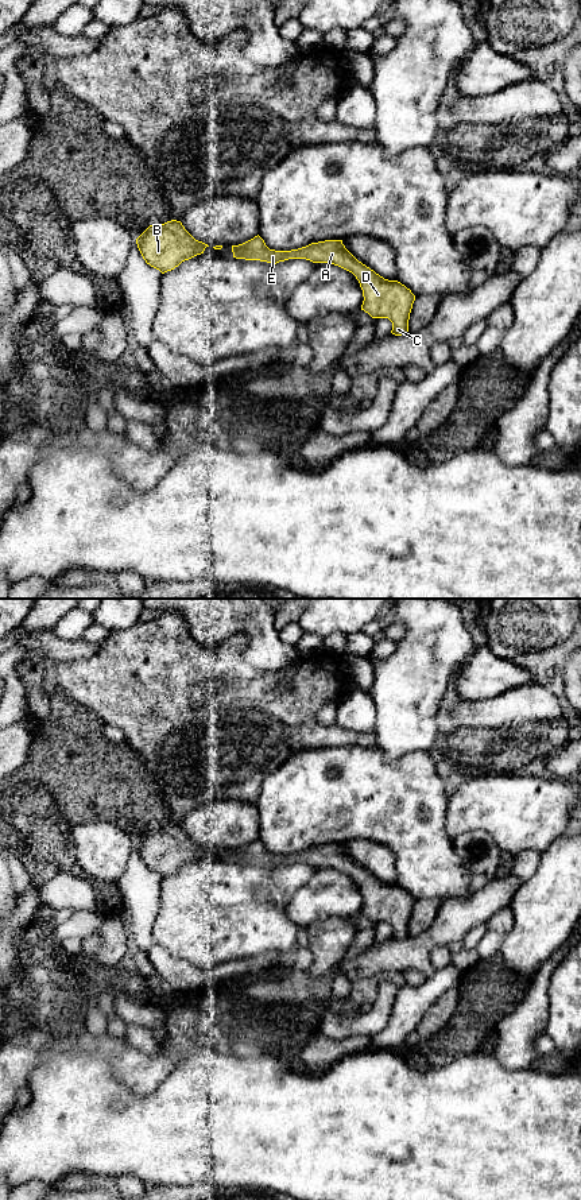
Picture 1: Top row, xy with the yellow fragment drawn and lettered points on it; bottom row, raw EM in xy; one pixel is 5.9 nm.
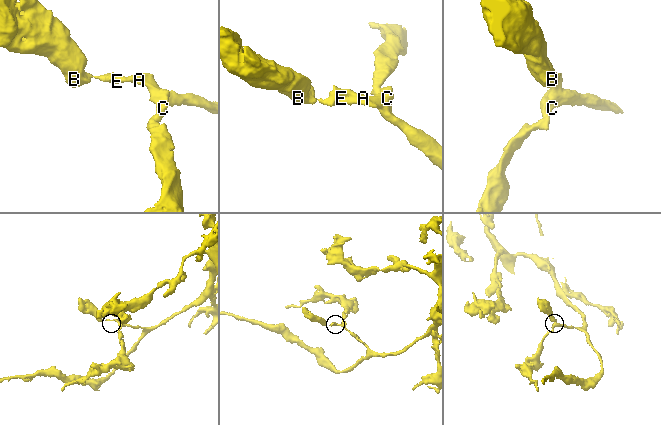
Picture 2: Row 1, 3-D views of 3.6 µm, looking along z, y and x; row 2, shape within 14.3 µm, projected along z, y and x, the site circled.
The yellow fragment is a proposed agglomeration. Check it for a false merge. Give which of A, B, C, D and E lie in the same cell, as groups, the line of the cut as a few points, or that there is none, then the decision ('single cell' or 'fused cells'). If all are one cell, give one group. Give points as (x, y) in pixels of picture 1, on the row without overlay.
groups A B C D E; cut none; single cell

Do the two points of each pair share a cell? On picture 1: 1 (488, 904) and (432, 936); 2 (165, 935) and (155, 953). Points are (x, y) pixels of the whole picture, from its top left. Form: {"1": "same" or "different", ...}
{"1": "same", "2": "different"}

